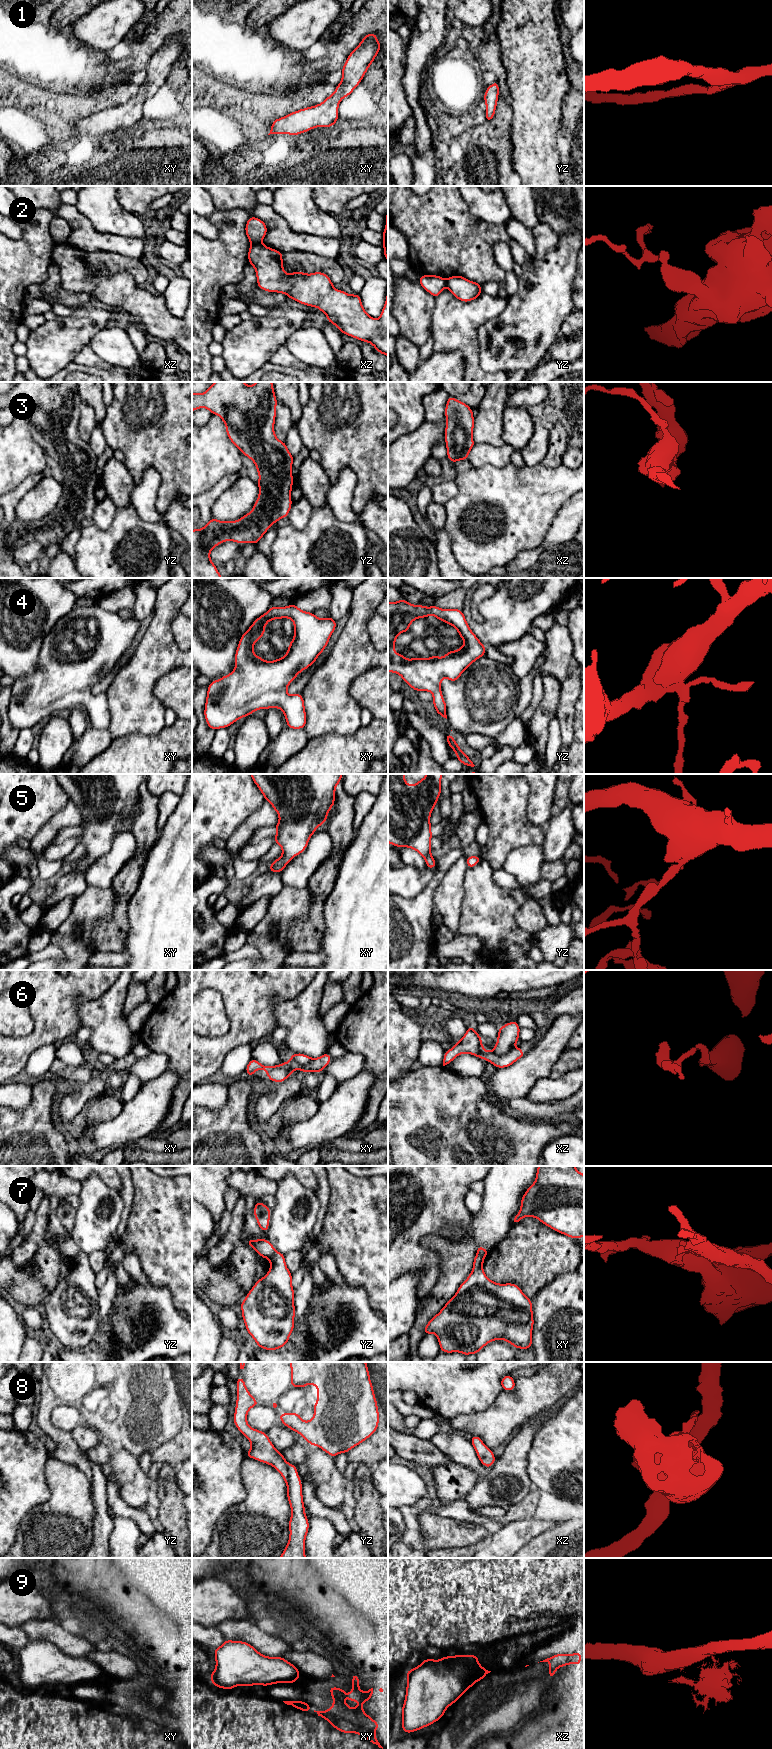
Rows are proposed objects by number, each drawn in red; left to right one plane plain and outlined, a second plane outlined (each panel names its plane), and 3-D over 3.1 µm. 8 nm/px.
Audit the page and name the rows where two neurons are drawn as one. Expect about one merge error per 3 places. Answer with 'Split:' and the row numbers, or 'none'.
Split: 2, 6, 7, 9

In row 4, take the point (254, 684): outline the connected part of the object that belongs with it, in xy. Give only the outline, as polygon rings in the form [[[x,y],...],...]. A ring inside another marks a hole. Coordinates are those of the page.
[[[295,604],[270,607],[241,636],[234,670],[211,681],[207,688],[204,716],[208,727],[216,731],[256,710],[279,708],[288,728],[304,729],[307,718],[303,696],[289,695],[287,687],[324,651],[336,623],[331,616],[320,619]],[[280,618],[293,621],[294,637],[284,657],[266,661],[253,652],[253,646],[265,635],[266,624]]]

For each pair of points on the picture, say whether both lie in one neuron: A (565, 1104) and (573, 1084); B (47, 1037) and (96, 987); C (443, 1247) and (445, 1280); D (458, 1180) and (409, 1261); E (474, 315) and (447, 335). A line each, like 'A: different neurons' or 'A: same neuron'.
A: different neurons
B: same neuron
C: same neuron
D: same neuron
E: same neuron

